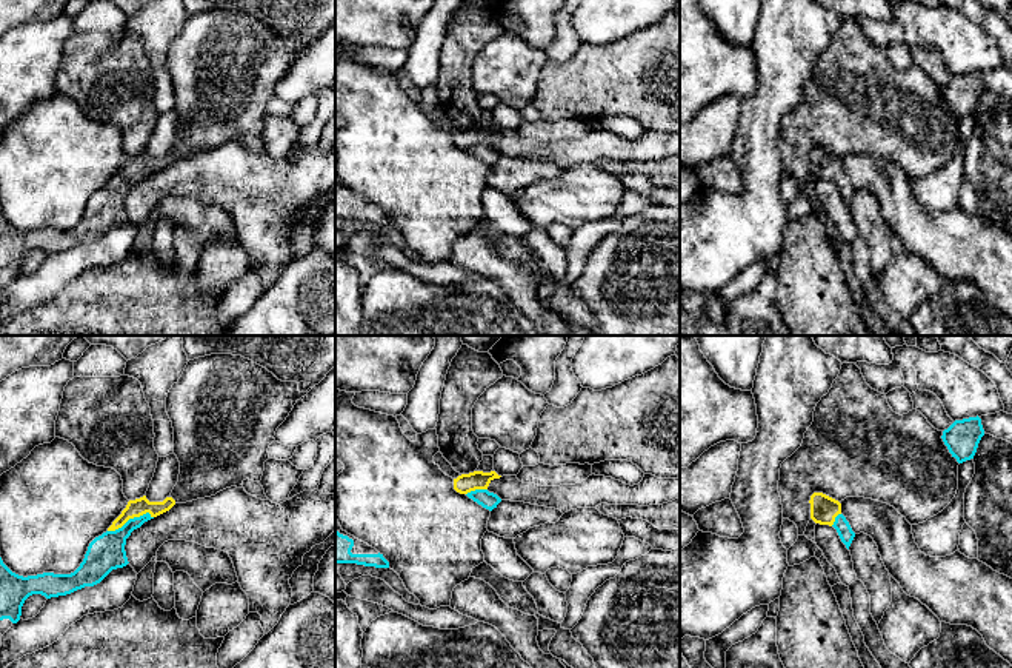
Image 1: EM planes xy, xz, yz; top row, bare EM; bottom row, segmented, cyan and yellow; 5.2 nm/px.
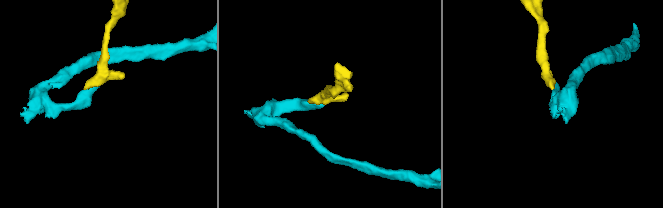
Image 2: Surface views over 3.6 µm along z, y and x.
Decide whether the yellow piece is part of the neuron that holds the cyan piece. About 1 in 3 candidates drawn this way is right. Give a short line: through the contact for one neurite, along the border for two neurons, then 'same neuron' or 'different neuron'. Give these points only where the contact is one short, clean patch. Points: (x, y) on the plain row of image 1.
line xy (105, 208), (129, 174), (139, 162); same neuron

